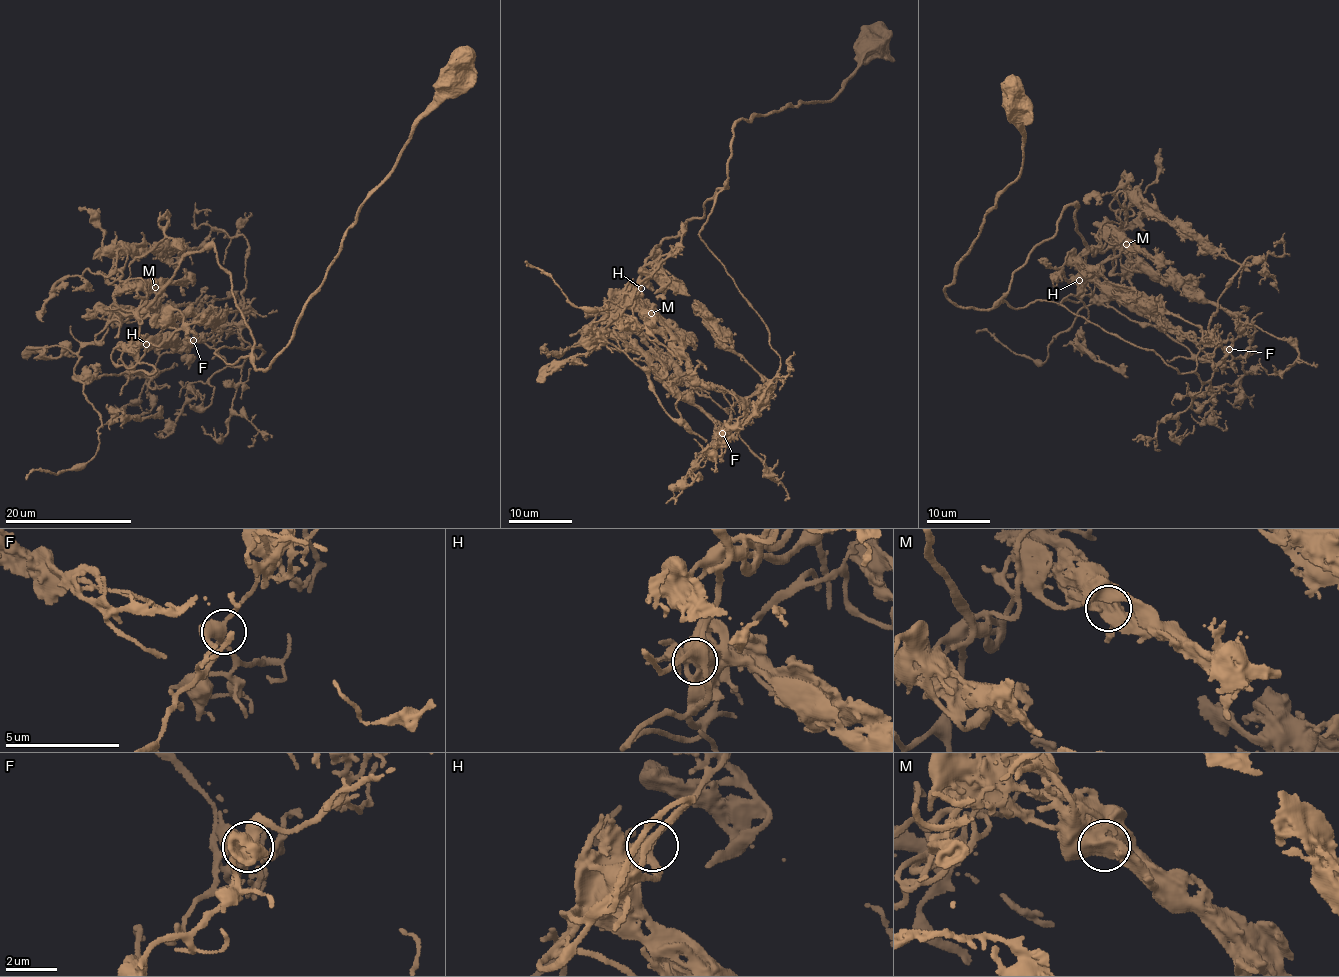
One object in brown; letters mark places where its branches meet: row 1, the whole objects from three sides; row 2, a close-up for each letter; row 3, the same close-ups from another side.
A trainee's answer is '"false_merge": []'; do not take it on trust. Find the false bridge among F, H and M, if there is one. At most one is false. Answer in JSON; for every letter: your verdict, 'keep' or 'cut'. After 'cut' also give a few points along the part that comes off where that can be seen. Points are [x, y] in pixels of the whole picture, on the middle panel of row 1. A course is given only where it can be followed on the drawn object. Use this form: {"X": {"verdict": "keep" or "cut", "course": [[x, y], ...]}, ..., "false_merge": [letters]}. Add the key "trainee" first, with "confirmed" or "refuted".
{"trainee": "confirmed", "F": {"verdict": "keep"}, "H": {"verdict": "keep"}, "M": {"verdict": "keep"}, "false_merge": []}

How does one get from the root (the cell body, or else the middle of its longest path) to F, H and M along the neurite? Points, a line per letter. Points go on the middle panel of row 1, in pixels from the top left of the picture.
F: (872, 44), (836, 98), (735, 123), (727, 186), (699, 238), (766, 325), (781, 366), (767, 404), (722, 433)
H: (872, 44), (836, 98), (735, 123), (727, 187), (702, 217), (656, 245), (632, 287), (641, 288)
M: (872, 44), (836, 98), (788, 103), (735, 123), (727, 187), (647, 260), (636, 291), (650, 313)

